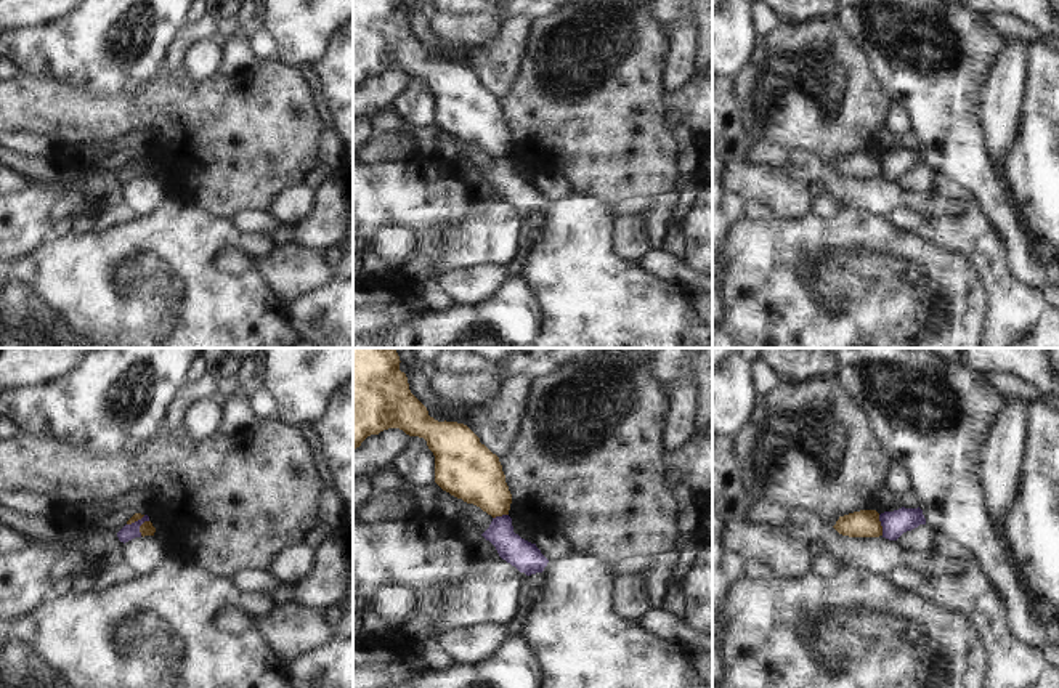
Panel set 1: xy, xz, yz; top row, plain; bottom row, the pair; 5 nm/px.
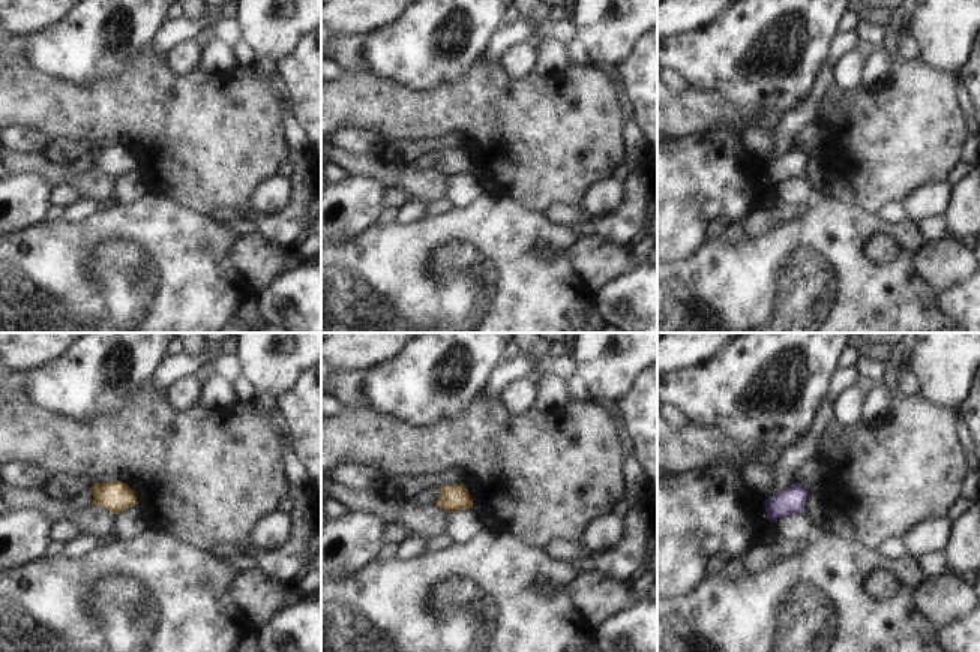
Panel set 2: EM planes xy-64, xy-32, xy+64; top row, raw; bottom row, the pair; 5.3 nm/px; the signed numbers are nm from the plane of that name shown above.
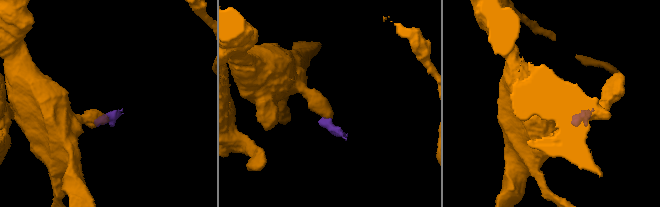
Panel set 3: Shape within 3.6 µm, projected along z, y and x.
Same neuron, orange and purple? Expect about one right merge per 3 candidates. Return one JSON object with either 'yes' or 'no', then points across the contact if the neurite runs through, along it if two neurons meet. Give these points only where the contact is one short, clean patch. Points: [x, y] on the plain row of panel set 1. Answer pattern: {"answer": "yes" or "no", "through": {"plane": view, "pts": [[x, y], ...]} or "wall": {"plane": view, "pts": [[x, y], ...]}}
{"answer": "no", "wall": {"plane": "yz", "pts": [[878, 156], [883, 175]]}}

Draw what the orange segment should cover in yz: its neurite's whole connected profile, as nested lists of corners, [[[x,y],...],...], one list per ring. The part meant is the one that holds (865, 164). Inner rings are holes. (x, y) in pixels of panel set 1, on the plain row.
[[[860,151],[839,157],[833,167],[839,175],[849,178],[879,178],[882,167],[876,151]]]

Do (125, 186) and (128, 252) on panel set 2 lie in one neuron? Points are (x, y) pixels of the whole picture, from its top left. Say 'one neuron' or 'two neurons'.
two neurons

